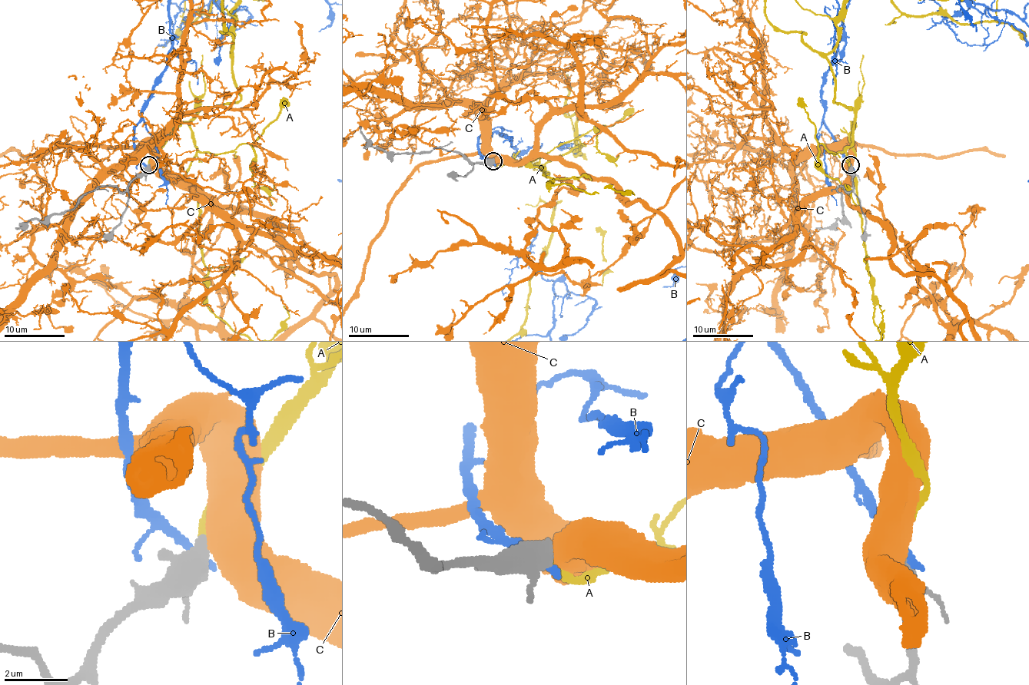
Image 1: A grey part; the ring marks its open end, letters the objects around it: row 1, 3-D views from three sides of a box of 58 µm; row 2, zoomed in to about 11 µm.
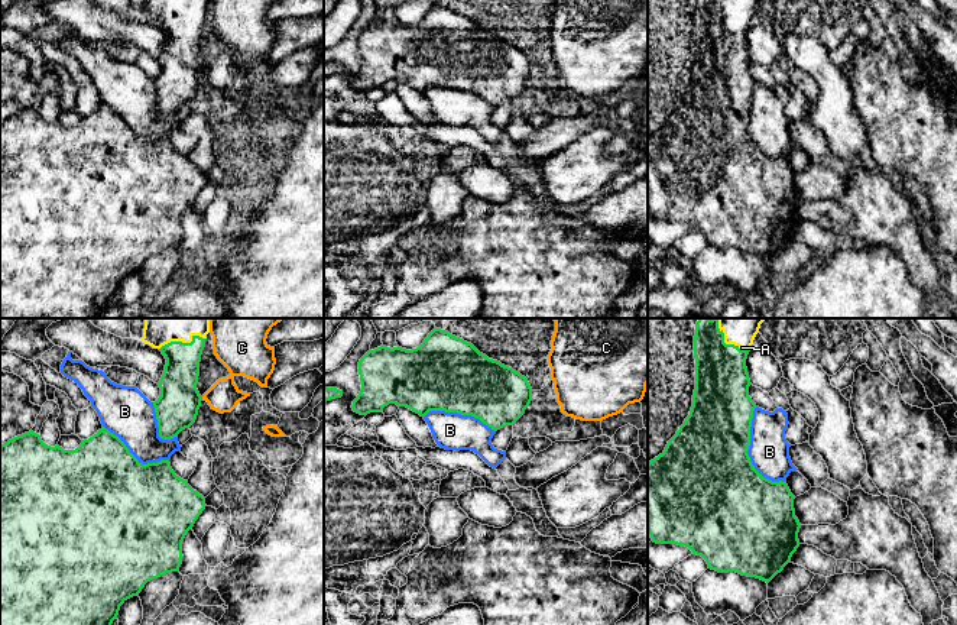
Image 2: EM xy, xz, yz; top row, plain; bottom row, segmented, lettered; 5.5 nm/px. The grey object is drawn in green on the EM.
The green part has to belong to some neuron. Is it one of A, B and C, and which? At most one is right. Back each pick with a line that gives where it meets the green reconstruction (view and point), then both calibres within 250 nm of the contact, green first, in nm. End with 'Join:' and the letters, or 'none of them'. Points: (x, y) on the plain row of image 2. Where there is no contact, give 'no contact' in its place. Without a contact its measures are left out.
A: contact xy (181, 18); calibres 200 and 130 nm
Join: A

